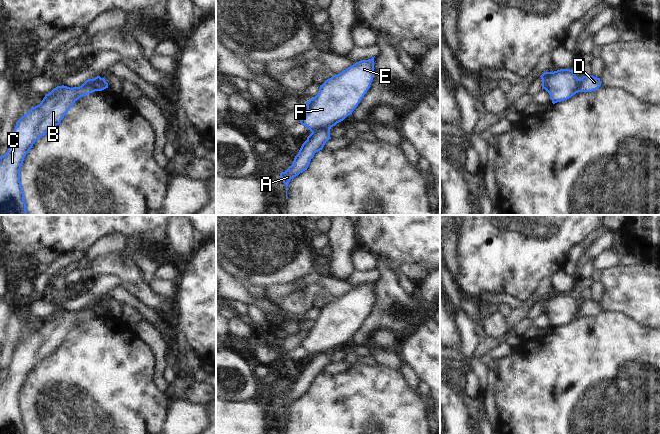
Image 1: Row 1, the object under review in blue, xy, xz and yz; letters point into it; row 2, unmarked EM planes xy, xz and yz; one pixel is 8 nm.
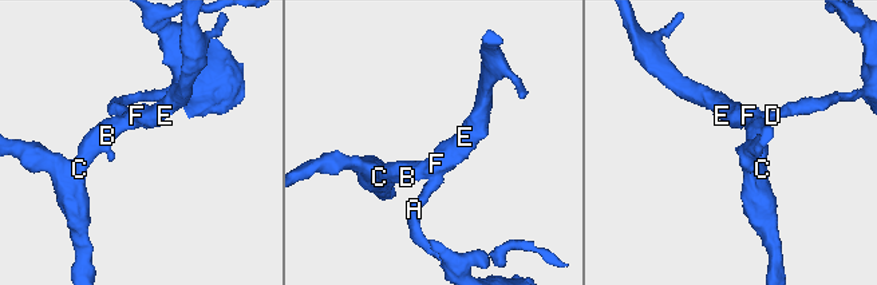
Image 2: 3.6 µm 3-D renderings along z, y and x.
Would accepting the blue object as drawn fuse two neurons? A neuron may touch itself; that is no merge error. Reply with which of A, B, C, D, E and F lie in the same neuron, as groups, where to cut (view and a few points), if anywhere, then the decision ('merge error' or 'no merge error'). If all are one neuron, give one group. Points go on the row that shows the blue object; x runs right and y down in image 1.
A D / B C E F; cut in xy along (100, 77), (94, 80), (94, 90); merge error

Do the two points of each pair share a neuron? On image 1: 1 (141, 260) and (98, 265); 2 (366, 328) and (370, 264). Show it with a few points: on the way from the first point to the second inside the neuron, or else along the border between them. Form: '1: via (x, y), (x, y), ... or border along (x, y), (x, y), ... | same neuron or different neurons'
1: border along (128, 256), (134, 261), (146, 281) | different neurons
2: border along (374, 255), (376, 270) | different neurons

